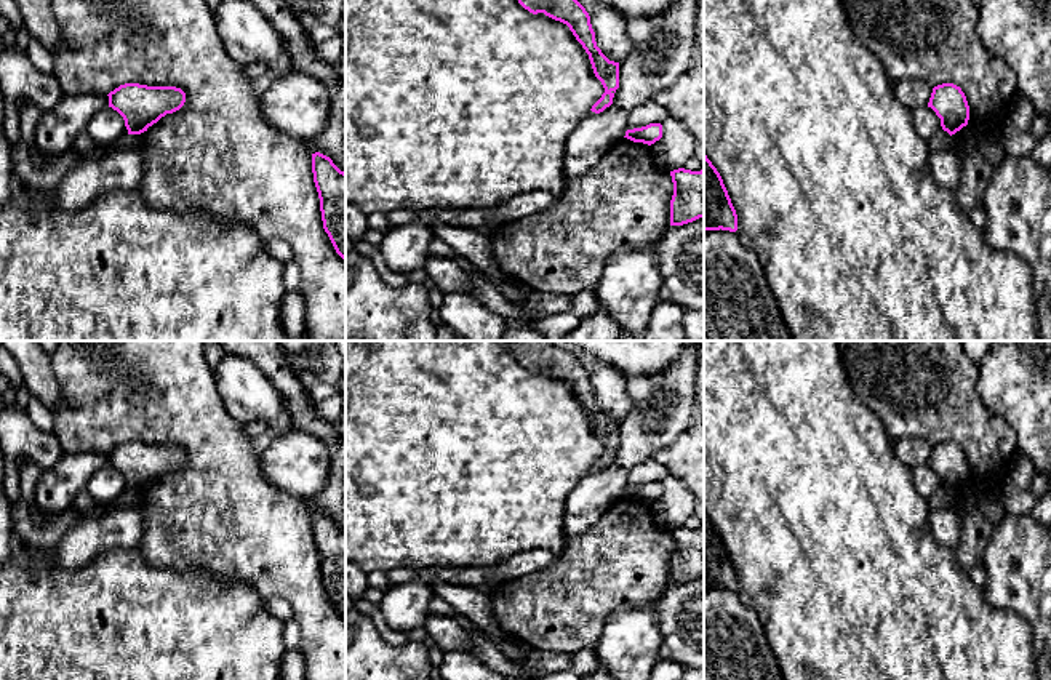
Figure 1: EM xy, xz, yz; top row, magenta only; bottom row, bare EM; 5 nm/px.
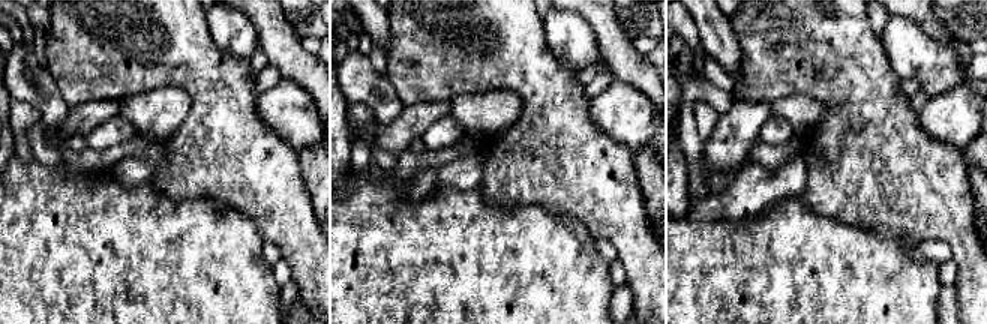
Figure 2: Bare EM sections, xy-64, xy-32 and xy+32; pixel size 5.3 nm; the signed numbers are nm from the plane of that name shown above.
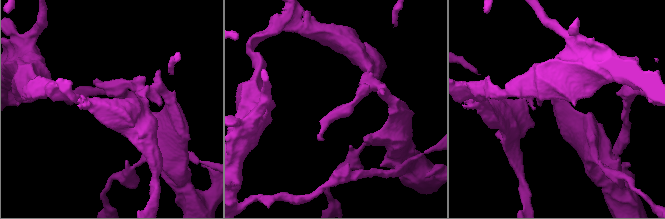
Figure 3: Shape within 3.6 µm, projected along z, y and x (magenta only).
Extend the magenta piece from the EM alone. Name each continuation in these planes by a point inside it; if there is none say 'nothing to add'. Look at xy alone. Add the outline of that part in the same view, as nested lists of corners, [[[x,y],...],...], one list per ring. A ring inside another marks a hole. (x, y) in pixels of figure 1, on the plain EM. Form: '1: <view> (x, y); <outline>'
nothing to add

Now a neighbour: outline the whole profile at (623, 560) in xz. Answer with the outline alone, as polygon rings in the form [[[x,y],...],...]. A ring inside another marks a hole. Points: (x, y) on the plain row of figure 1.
[[[622,496],[593,526],[571,538],[555,563],[528,576],[498,584],[491,592],[493,614],[501,630],[533,650],[566,654],[584,648],[593,650],[609,613],[645,606],[662,595],[670,584],[672,554],[672,534],[653,520],[649,504]]]

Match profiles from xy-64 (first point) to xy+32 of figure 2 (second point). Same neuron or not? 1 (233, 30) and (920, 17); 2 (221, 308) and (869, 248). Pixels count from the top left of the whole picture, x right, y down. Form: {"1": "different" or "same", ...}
{"1": "different", "2": "same"}

